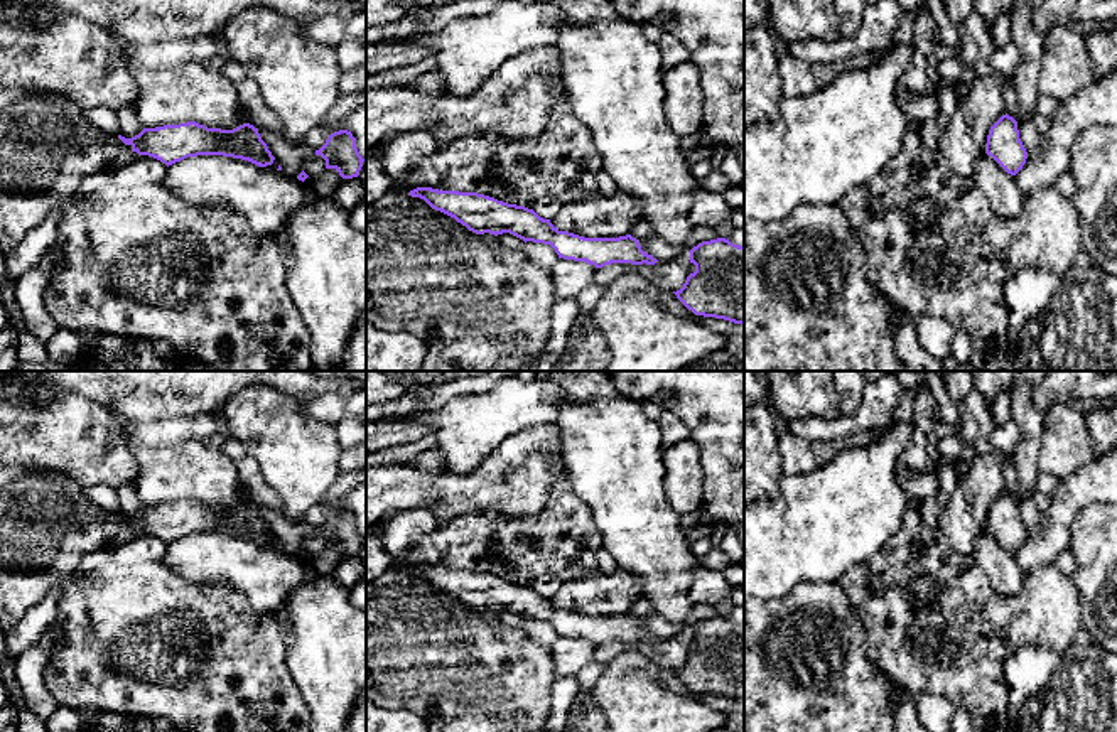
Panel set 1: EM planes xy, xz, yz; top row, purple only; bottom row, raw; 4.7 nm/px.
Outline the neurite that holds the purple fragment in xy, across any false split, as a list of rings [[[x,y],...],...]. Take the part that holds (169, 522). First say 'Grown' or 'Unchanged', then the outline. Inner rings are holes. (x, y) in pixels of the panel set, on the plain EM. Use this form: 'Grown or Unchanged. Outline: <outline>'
Unchanged. Outline: [[[196,499],[143,506],[138,513],[118,516],[138,533],[148,533],[167,545],[187,535],[223,533],[248,538],[258,545],[272,543],[275,535],[258,506],[243,501],[233,508],[208,506]]]

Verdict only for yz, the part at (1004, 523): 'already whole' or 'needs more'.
already whole

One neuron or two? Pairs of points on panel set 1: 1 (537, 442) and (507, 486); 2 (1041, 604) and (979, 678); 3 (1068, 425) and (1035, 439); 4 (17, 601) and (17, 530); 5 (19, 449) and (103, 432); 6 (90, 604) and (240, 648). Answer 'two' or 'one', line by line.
1: one
2: one
3: two
4: one
5: one
6: one

